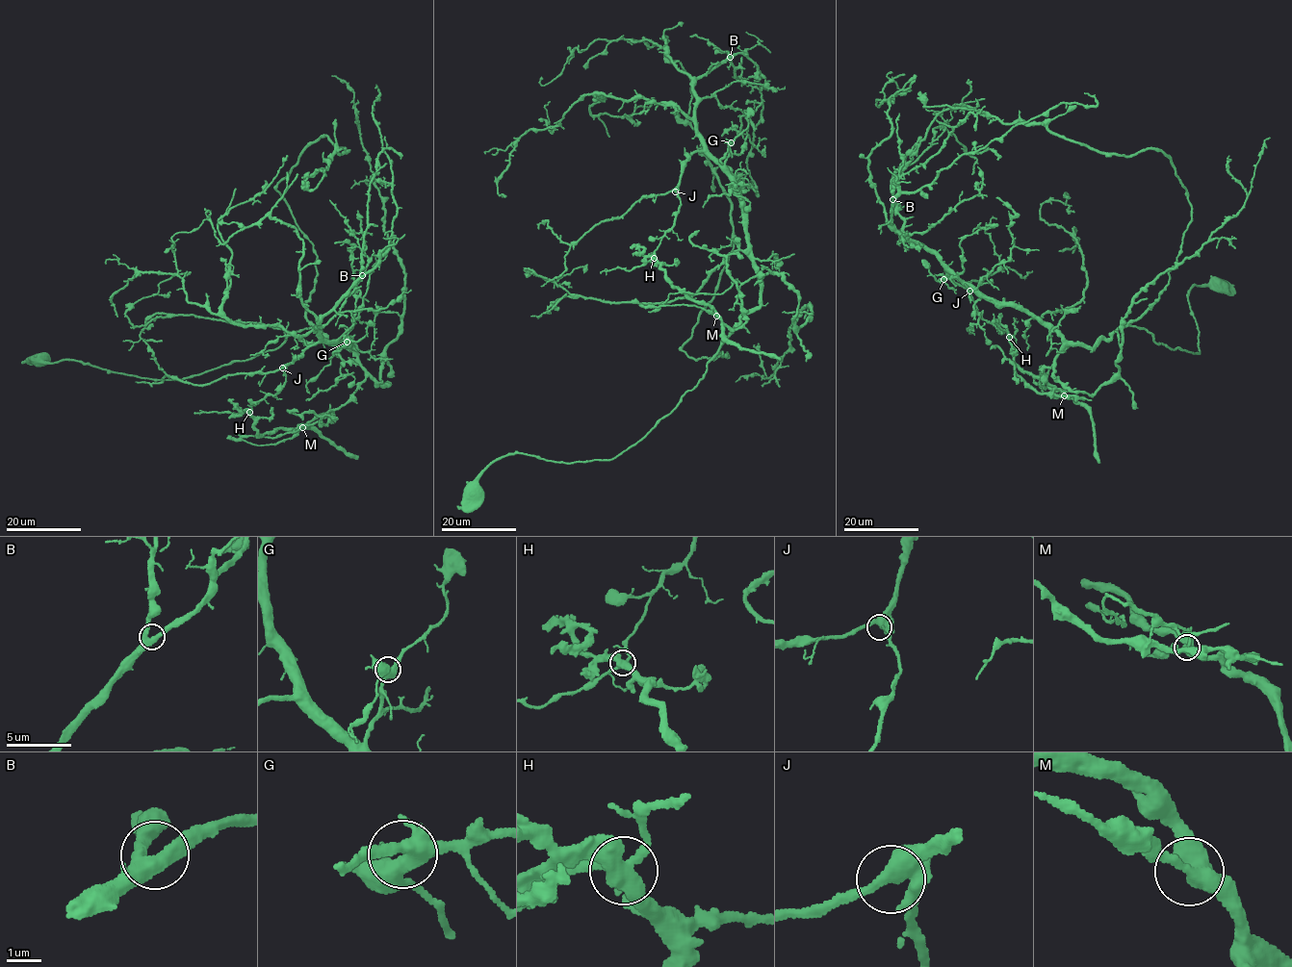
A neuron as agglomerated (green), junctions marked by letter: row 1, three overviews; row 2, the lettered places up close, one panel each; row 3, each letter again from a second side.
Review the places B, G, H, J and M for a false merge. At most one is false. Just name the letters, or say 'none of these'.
H

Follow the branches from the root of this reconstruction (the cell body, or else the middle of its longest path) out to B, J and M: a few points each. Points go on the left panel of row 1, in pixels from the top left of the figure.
B: (40, 359), (181, 380), (312, 327), (355, 352), (350, 340), (327, 341), (316, 330), (362, 275)
J: (40, 359), (177, 380), (272, 350), (304, 328), (356, 349), (349, 340), (320, 341), (282, 368)
M: (40, 359), (181, 380), (312, 327), (354, 350), (365, 378), (330, 418), (317, 415), (302, 427)

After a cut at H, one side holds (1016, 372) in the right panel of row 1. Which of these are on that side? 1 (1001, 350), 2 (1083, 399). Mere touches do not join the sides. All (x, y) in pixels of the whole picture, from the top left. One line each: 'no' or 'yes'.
1: yes
2: yes

